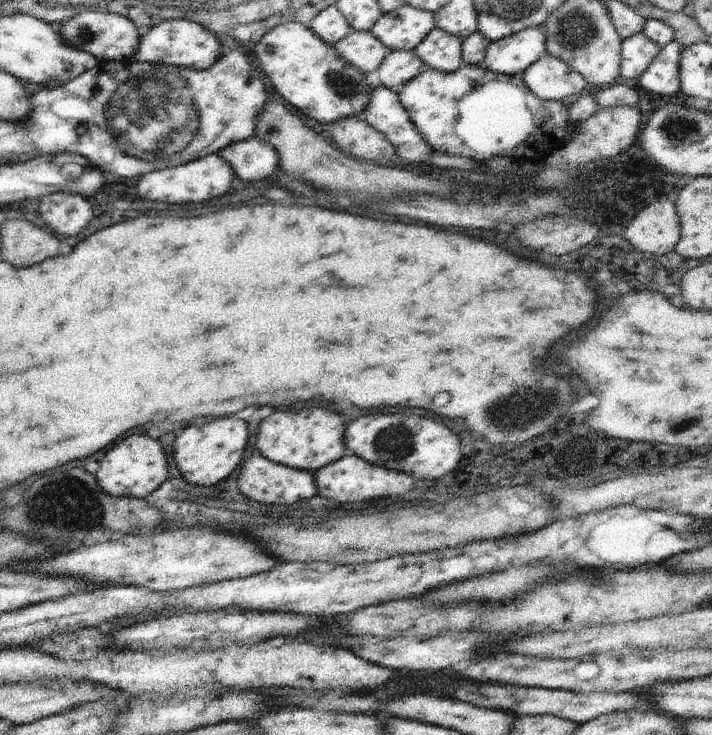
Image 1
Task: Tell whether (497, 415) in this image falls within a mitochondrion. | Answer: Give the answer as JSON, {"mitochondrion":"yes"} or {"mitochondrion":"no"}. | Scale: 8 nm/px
{"mitochondrion":"yes"}

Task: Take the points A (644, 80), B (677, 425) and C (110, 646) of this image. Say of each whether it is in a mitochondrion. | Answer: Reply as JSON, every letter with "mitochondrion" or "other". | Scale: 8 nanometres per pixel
{"A":"other","B":"mitochondrion","C":"other"}

